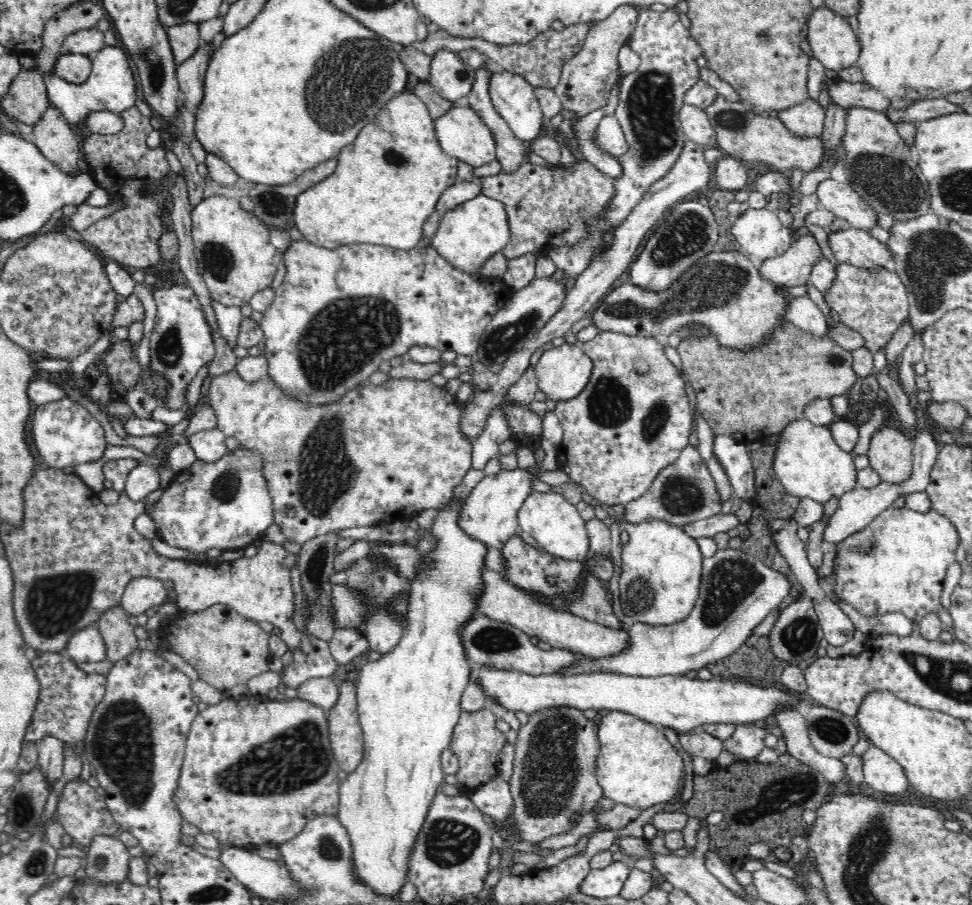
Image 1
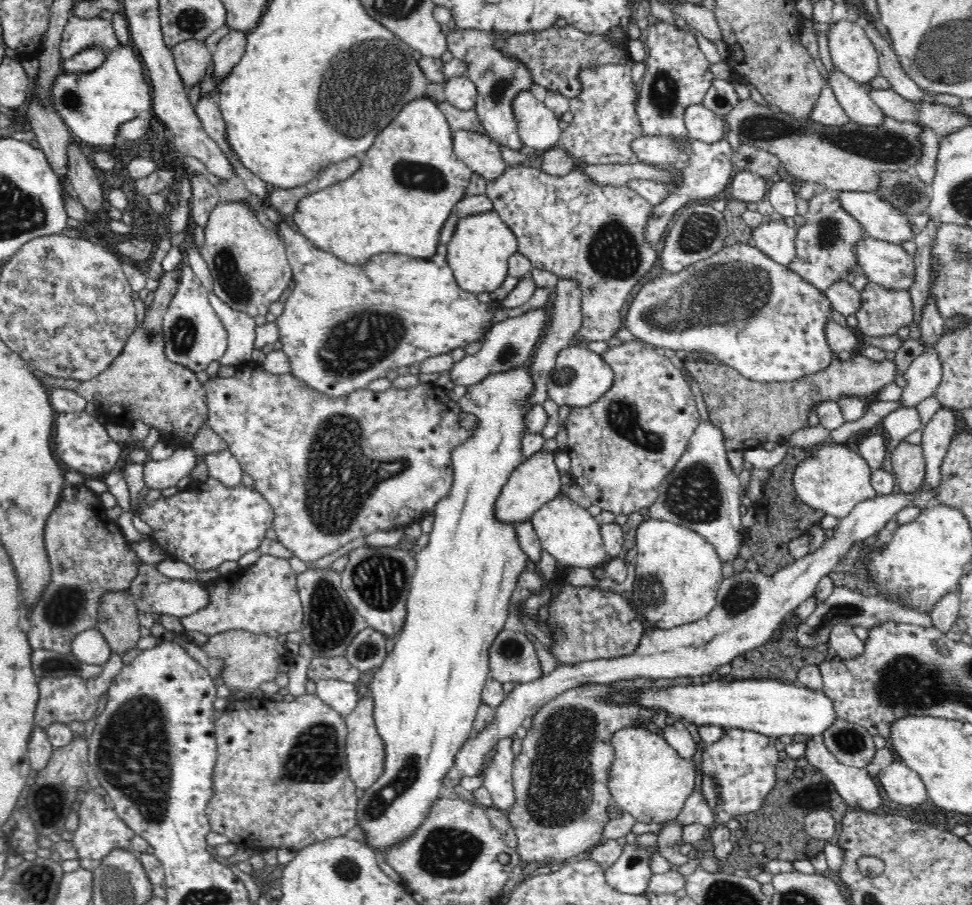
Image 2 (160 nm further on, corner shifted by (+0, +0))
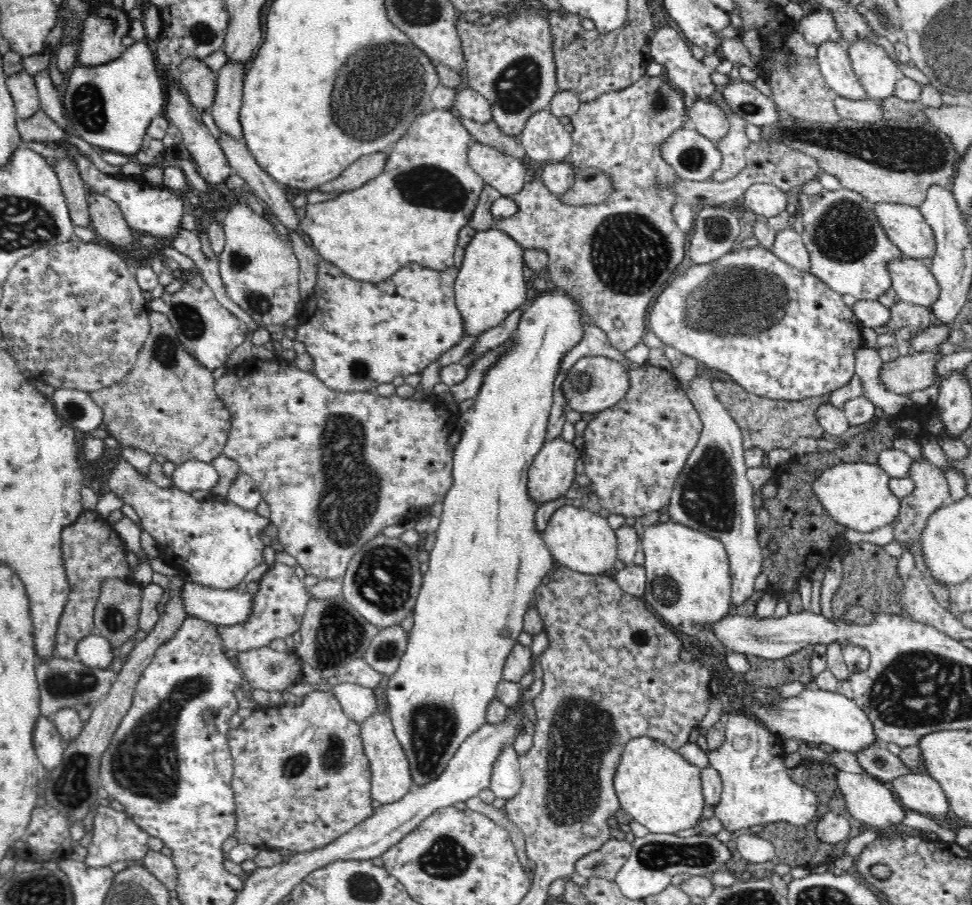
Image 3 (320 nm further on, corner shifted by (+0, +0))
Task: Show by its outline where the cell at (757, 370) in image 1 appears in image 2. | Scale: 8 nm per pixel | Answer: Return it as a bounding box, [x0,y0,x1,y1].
[685,352,896,451]

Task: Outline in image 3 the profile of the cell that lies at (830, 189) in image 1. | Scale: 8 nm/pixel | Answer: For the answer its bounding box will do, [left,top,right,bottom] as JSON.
[874,202,936,258]

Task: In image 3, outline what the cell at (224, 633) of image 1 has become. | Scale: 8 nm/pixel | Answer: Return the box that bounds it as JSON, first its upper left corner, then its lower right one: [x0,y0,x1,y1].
[238,646,302,692]

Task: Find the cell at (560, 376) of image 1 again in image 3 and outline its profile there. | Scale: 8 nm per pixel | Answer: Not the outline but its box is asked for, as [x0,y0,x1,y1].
[560,355,628,414]

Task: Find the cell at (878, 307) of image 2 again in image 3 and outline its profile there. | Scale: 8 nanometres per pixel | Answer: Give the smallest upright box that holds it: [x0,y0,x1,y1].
[877,300,934,348]

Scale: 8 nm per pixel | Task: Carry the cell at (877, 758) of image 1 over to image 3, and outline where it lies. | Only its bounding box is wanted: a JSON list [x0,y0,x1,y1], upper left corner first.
[892,774,951,818]

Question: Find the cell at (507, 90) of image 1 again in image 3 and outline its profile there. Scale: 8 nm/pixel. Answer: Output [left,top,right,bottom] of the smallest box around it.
[518,110,573,164]

